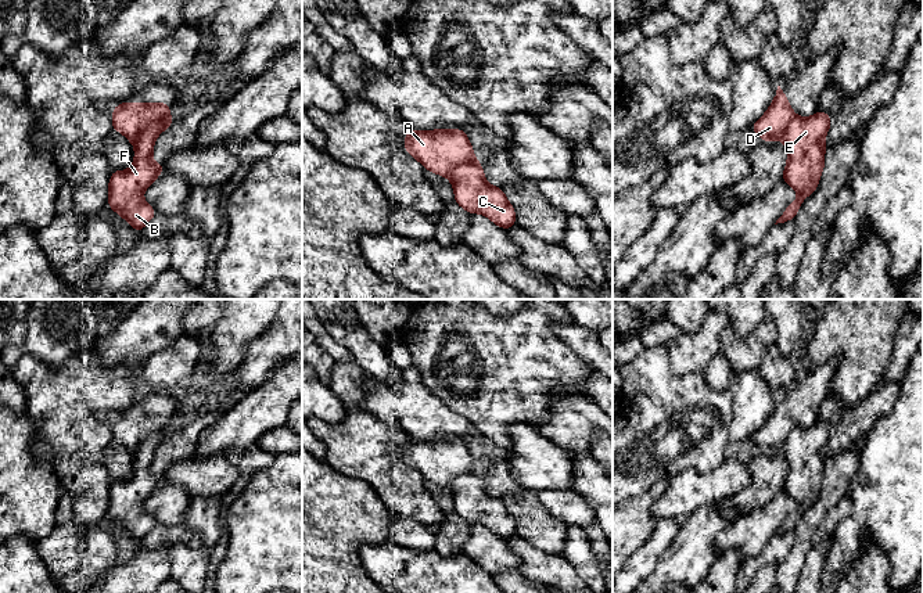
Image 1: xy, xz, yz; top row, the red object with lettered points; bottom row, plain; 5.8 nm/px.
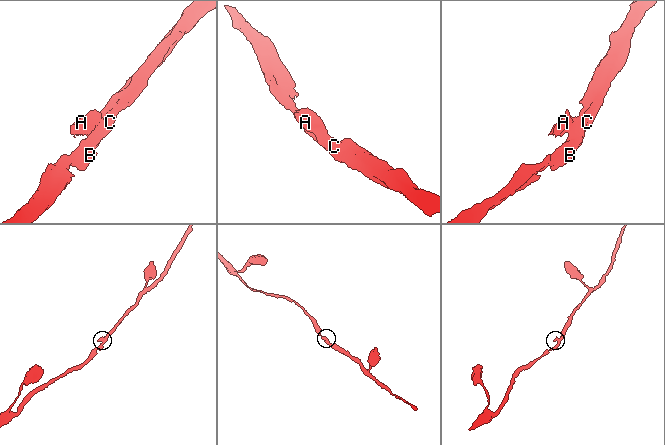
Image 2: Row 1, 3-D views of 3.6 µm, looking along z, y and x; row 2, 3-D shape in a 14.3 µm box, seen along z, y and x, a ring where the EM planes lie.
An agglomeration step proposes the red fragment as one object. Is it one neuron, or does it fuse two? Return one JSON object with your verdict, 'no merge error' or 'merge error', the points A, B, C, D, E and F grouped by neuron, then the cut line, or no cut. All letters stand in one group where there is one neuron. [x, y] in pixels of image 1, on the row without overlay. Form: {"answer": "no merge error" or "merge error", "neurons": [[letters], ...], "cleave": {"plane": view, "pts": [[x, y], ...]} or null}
{"answer": "merge error", "neurons": [["A", "D"], ["B", "C", "E", "F"]], "cleave": {"plane": "xy", "pts": [[168, 423], [151, 431], [133, 455]]}}

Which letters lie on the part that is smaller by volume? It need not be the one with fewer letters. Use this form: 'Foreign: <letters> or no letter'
Foreign: A, D

